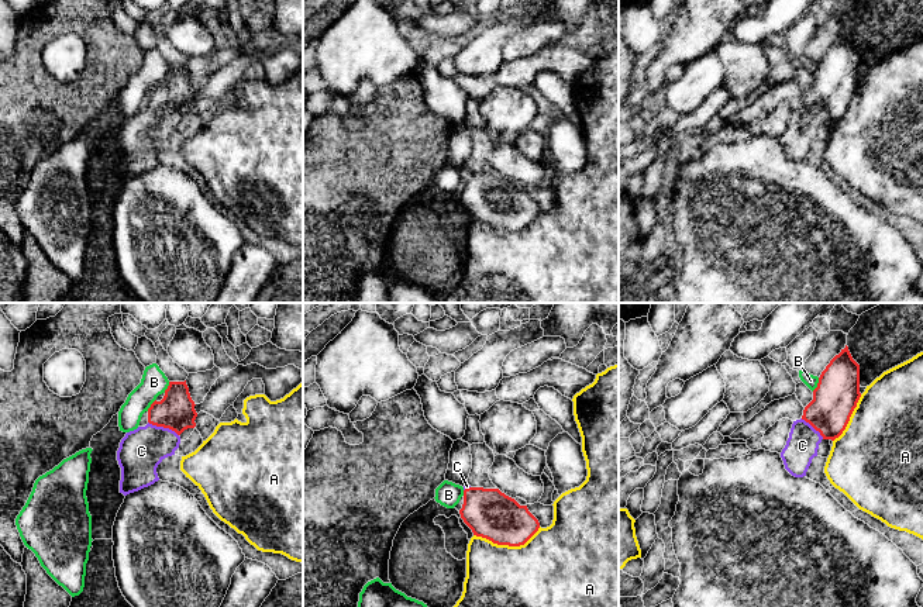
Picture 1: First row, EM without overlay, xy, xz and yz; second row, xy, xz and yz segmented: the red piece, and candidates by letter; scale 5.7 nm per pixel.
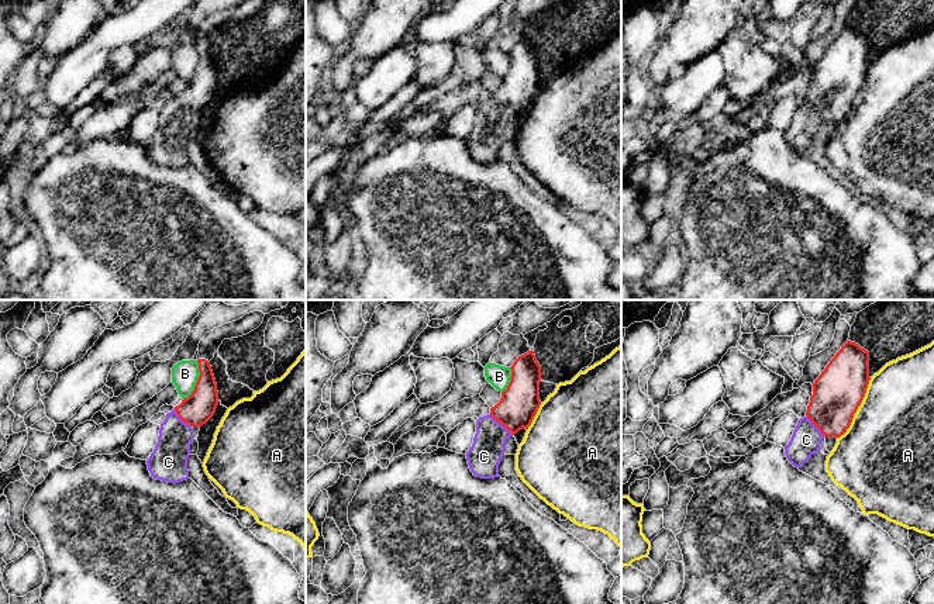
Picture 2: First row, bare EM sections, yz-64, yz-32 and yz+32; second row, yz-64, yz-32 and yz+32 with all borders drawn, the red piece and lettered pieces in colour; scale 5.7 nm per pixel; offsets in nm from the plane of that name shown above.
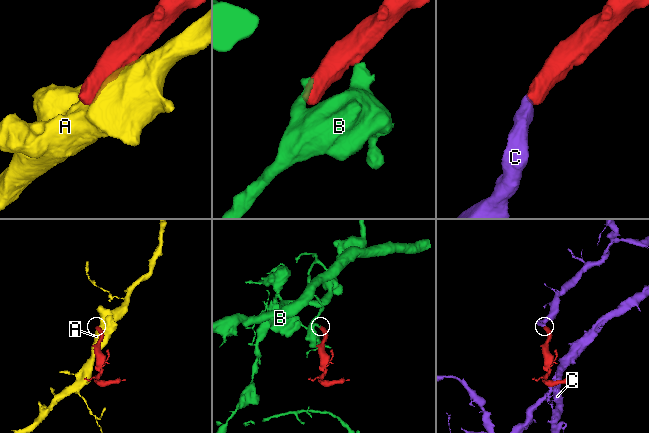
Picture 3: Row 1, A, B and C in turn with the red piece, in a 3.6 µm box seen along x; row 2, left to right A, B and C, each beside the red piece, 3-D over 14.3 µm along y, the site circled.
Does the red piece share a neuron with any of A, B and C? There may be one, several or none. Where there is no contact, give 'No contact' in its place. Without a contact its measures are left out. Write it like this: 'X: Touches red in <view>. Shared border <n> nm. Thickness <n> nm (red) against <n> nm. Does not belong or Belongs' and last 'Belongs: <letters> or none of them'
A: Touches red in xz. Shared border 380 nm. Thickness 280 nm (red) against 480 nm. Does not belong
B: Touches red in yz. Shared border 90 nm. Thickness 260 nm (red) against 70 nm. Does not belong
C: Touches red in xy. Shared border 190 nm. Thickness 220 nm (red) against 240 nm. Belongs
Belongs: C

